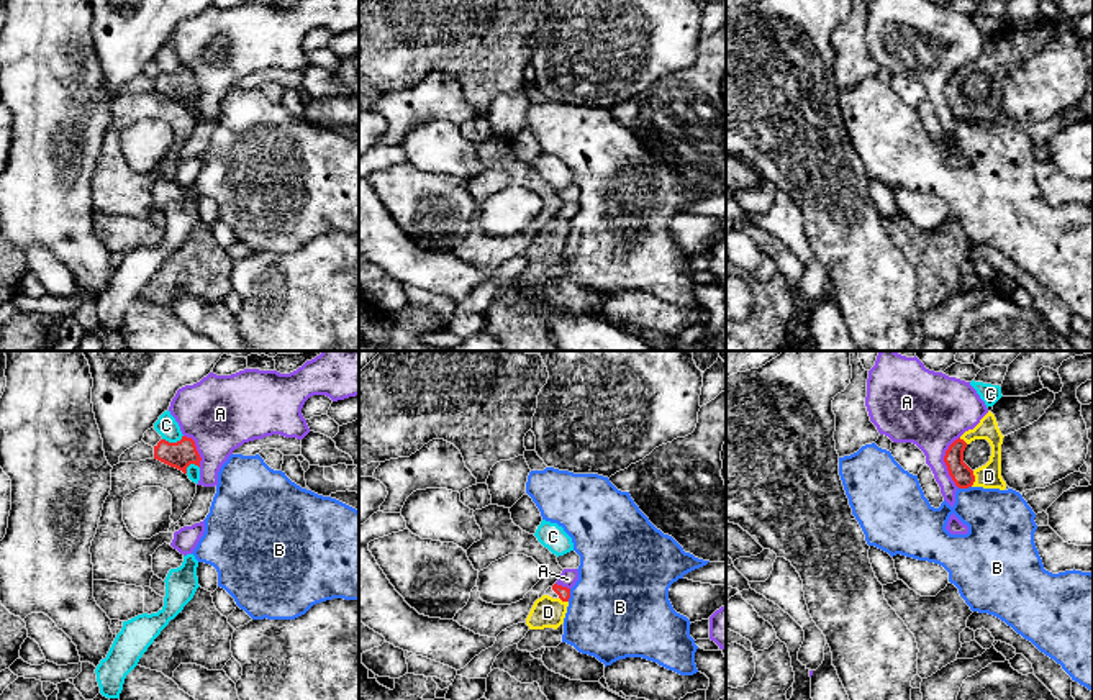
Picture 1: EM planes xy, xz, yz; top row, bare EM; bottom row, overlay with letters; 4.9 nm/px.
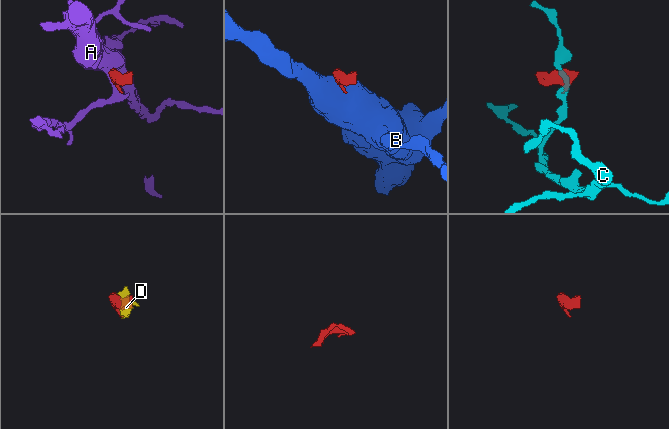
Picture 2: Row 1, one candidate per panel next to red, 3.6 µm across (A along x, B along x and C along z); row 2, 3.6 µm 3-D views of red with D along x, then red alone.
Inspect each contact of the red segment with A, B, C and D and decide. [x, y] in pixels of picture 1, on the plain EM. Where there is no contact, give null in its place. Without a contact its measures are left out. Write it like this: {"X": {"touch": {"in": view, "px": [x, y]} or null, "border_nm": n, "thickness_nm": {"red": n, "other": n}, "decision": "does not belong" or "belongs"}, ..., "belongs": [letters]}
{"A": {"touch": {"in": "yz", "px": [944, 94]}, "border_nm": 240, "thickness_nm": {"red": 100, "other": 360}, "decision": "does not belong"}, "B": {"touch": {"in": "yz", "px": [964, 120]}, "border_nm": 70, "thickness_nm": {"red": 100, "other": 320}, "decision": "does not belong"}, "C": {"touch": {"in": "xy", "px": [172, 76]}, "border_nm": 110, "thickness_nm": {"red": 140, "other": 100}, "decision": "does not belong"}, "D": {"touch": {"in": "yz", "px": [974, 112]}, "border_nm": 80, "thickness_nm": {"red": 100, "other": 120}, "decision": "belongs"}, "belongs": ["D"]}

